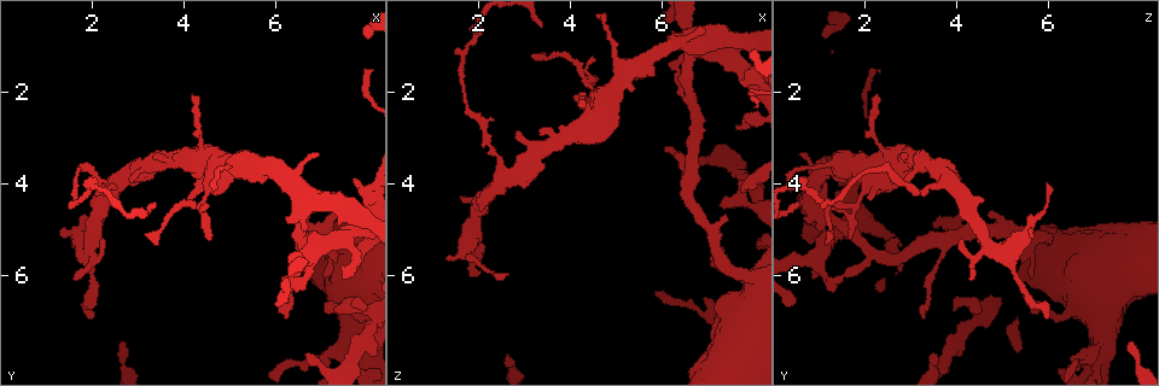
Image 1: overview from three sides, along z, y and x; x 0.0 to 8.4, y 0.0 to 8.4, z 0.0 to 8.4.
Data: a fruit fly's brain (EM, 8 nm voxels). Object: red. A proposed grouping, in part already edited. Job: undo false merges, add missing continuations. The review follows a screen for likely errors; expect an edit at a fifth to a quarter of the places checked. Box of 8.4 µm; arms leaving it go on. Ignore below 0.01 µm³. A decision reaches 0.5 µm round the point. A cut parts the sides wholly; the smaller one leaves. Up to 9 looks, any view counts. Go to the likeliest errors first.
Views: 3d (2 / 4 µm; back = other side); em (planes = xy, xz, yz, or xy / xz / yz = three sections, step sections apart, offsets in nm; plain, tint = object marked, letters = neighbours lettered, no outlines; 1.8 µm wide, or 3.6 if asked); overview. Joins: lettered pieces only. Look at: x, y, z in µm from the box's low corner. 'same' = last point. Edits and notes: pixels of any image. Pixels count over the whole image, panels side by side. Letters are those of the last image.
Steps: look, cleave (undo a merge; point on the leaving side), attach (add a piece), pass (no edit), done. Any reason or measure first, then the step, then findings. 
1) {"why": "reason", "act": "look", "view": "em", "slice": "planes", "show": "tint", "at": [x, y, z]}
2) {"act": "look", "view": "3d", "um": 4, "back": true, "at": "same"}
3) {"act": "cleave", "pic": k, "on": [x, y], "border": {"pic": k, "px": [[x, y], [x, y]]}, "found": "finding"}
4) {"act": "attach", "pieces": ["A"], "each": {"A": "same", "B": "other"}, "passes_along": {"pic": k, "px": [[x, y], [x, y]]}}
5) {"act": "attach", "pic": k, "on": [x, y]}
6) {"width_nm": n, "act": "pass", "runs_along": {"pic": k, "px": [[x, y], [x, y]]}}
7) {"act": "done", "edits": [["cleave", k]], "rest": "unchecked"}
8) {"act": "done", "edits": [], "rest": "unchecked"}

{"why": "an open end", "act": "look", "view": "3d", "um": 2, "at": [2.65, 7.45, 7.80]}

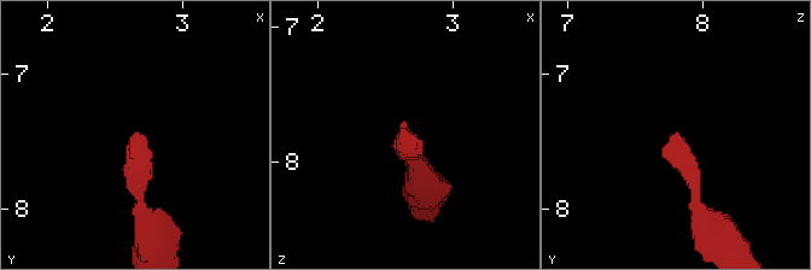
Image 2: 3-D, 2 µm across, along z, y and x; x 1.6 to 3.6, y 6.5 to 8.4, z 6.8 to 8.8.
{"why": "need the tissue", "act": "look", "view": "em", "slice": "planes", "show": "letters", "at": [2.66, 7.42, 7.80]}

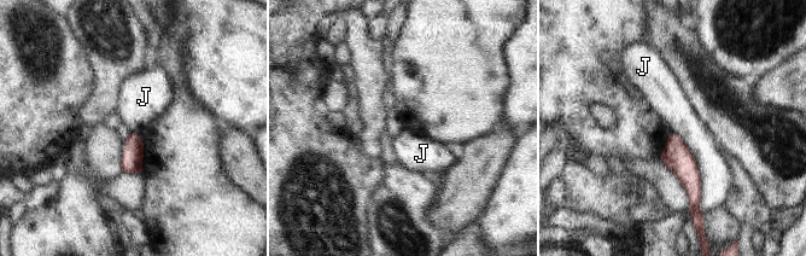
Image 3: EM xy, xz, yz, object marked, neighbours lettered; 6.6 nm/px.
{"longest_contact_nm": ["J", 550], "act": "pass", "each": {"J": "other"}, "border": {"pic": 3, "px": [[672, 131], [698, 167], [701, 210]]}, "found": "no lettered piece goes on from it"}

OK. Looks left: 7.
{"act": "look", "view": "em", "slice": "planes", "show": "letters", "at": [3.25, 3.60, 3.30]}

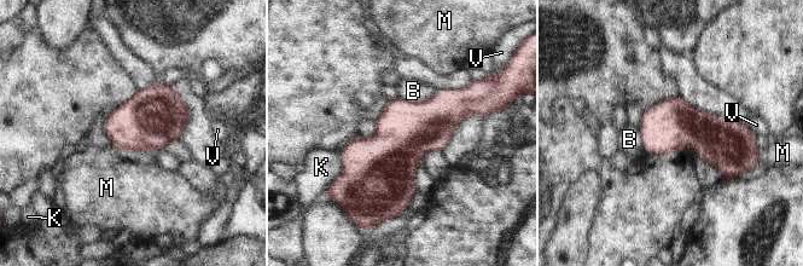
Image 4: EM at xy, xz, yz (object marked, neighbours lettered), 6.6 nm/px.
{"act": "pass", "each": {"B": "other", "K": "other", "M": "other", "V": "other"}, "border": {"pic": 4, "px": [[110, 145], [129, 155]]}, "found": "one cell here"}

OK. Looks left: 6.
{"why": "calibre changes", "act": "look", "view": "em", "slice": "xz", "step": 8, "show": "tint", "at": [5.00, 3.55, 1.15]}

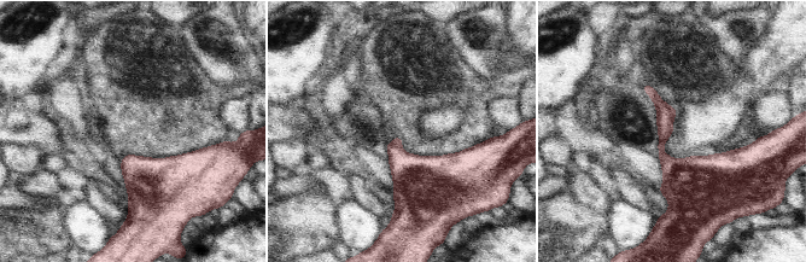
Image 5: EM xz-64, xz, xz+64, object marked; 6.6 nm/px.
{"why": "another direction", "act": "look", "view": "em", "slice": "planes", "show": "letters", "at": "same"}

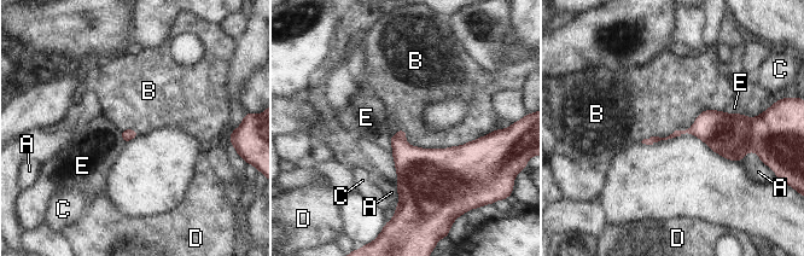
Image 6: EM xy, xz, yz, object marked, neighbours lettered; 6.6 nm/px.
{"act": "pass", "each": {"A": "other", "B": "other", "C": "other", "D": "other", "E": "other"}, "border": {"pic": 6, "px": [[489, 133], [390, 137]]}, "found": "one cell here"}

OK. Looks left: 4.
{"why": "tapers out", "act": "look", "view": "em", "slice": "planes", "show": "letters", "at": [4.20, 2.10, 2.25]}

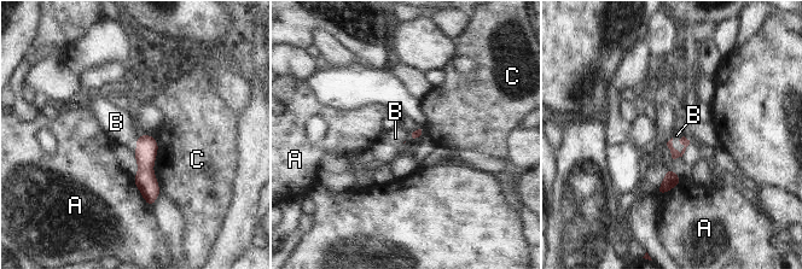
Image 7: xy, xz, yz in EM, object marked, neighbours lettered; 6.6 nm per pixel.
{"act": "attach", "pieces": ["B"], "each": {"A": "other", "B": "same", "C": "other"}, "found": "the cell continues"}

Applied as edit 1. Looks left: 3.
{"act": "done", "edits": [["attach", 7]], "rest": "unchecked"}

